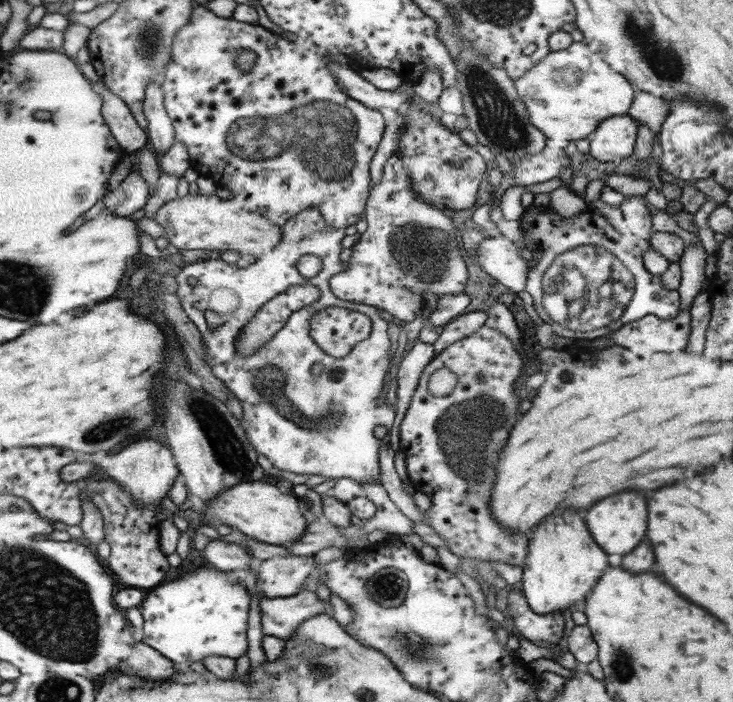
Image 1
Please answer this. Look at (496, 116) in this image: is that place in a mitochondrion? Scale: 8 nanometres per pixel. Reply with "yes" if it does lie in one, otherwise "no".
yes

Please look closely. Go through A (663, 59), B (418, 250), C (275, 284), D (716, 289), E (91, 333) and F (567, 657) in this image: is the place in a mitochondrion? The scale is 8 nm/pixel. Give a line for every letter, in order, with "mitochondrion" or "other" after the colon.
A: mitochondrion
B: mitochondrion
C: other
D: other
E: other
F: other

